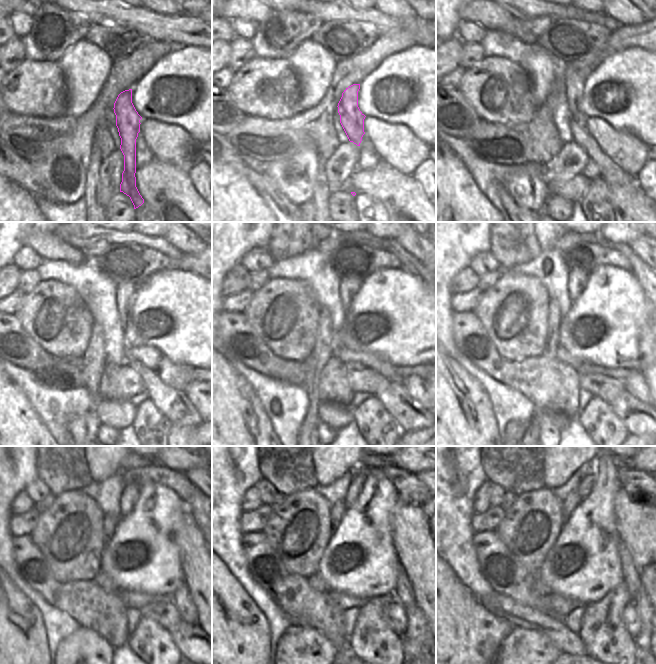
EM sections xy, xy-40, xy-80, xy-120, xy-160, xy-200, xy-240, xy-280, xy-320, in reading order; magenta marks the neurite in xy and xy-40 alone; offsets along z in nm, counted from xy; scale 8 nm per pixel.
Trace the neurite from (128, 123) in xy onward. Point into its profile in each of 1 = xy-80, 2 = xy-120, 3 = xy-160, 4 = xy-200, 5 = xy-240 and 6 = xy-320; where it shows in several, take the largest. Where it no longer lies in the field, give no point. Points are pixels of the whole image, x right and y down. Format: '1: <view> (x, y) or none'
1: xy-80 (574, 86)
2: xy-120 (125, 291)
3: xy-160 (349, 286)
4: xy-200 (577, 278)
5: xy-240 (129, 498)
6: xy-320 (586, 485)

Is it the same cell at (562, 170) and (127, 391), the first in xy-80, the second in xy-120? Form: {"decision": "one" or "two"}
{"decision": "one"}

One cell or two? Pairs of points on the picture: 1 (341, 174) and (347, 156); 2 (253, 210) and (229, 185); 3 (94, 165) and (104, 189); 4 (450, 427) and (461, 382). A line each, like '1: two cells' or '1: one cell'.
1: one cell
2: one cell
3: two cells
4: one cell

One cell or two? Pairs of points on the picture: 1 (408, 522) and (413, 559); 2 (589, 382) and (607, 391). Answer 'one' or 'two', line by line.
1: one
2: one

